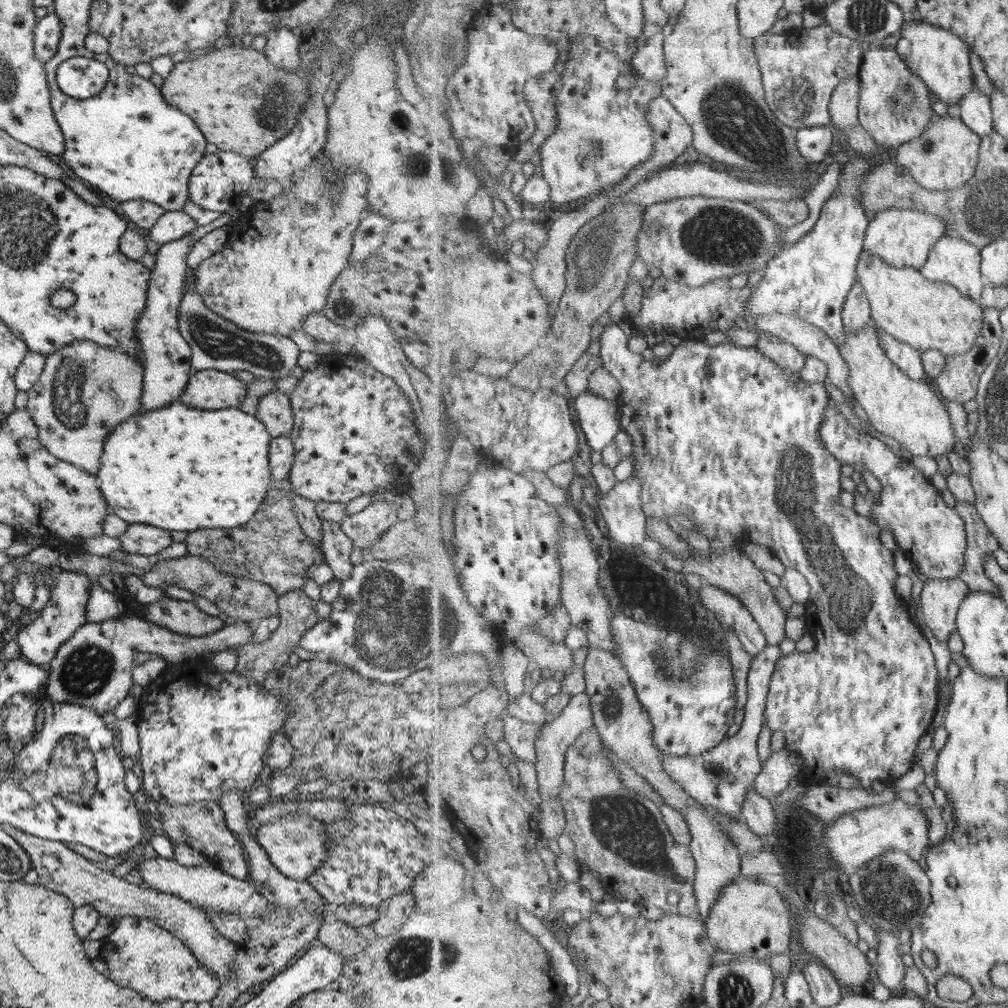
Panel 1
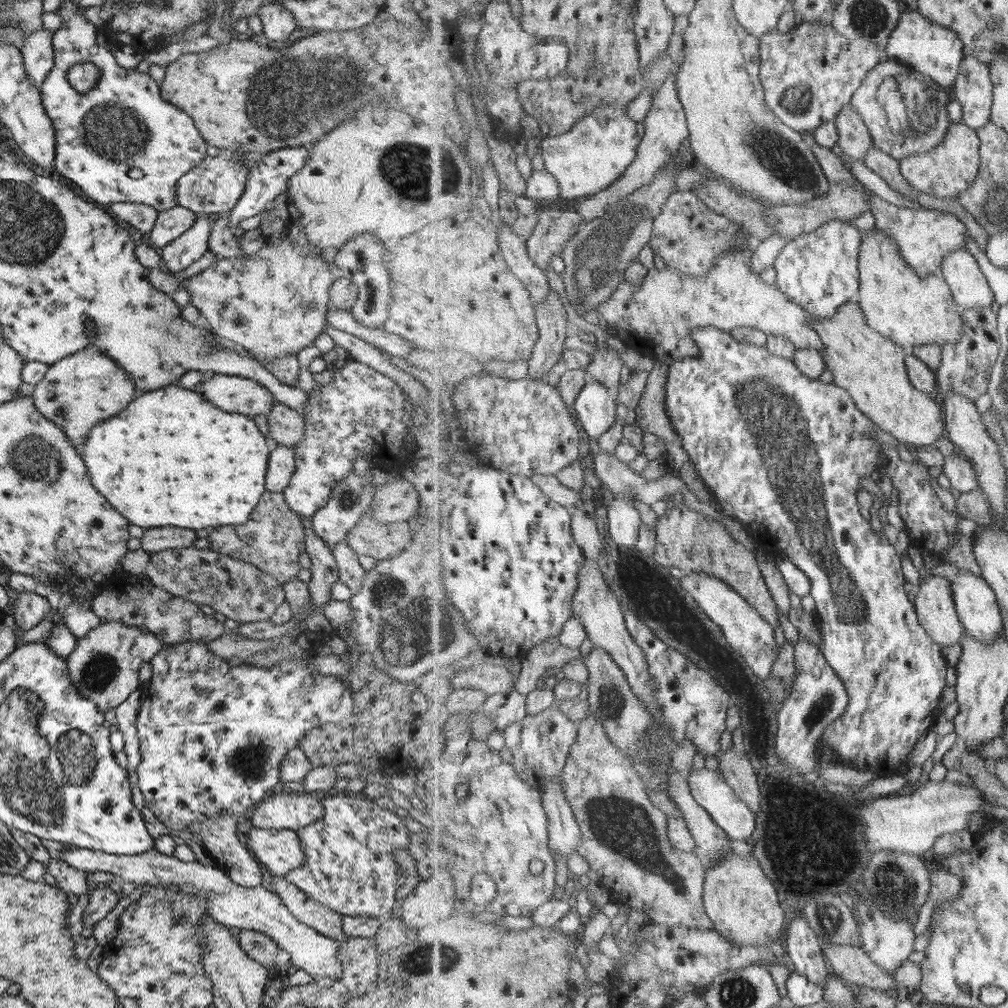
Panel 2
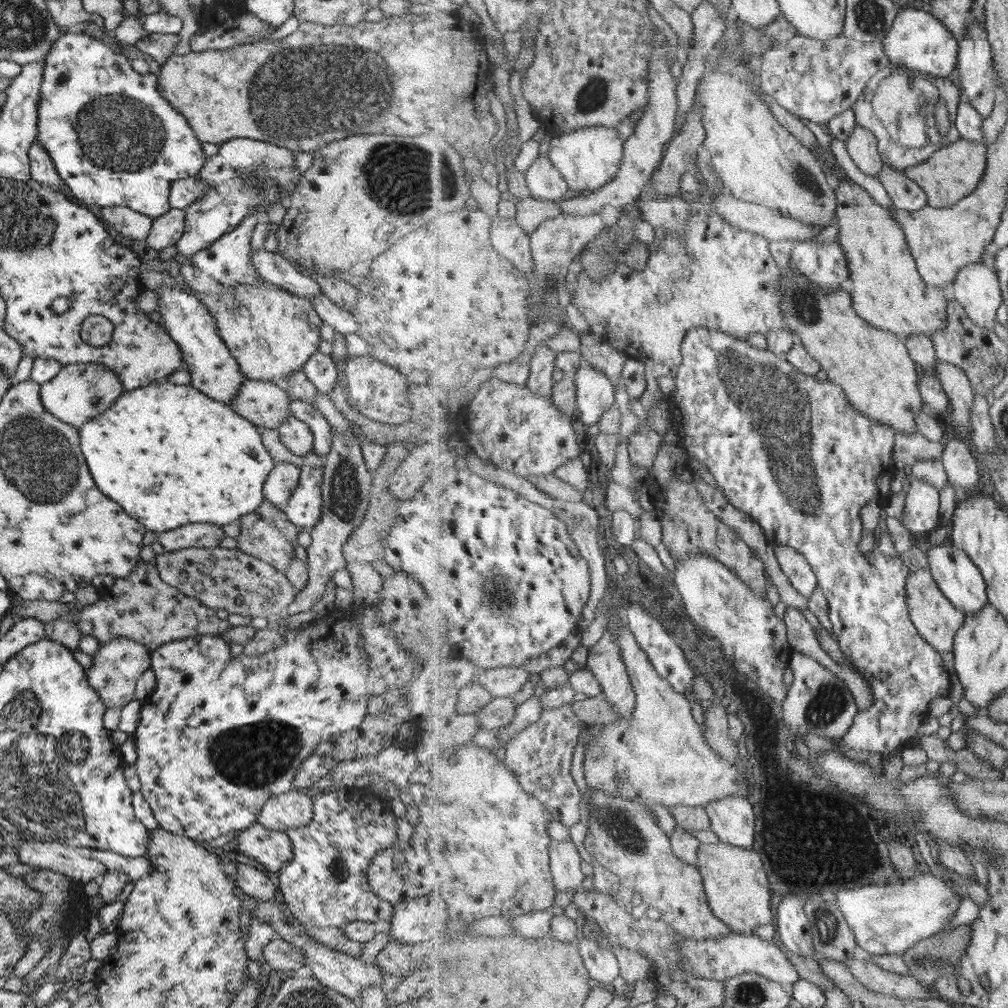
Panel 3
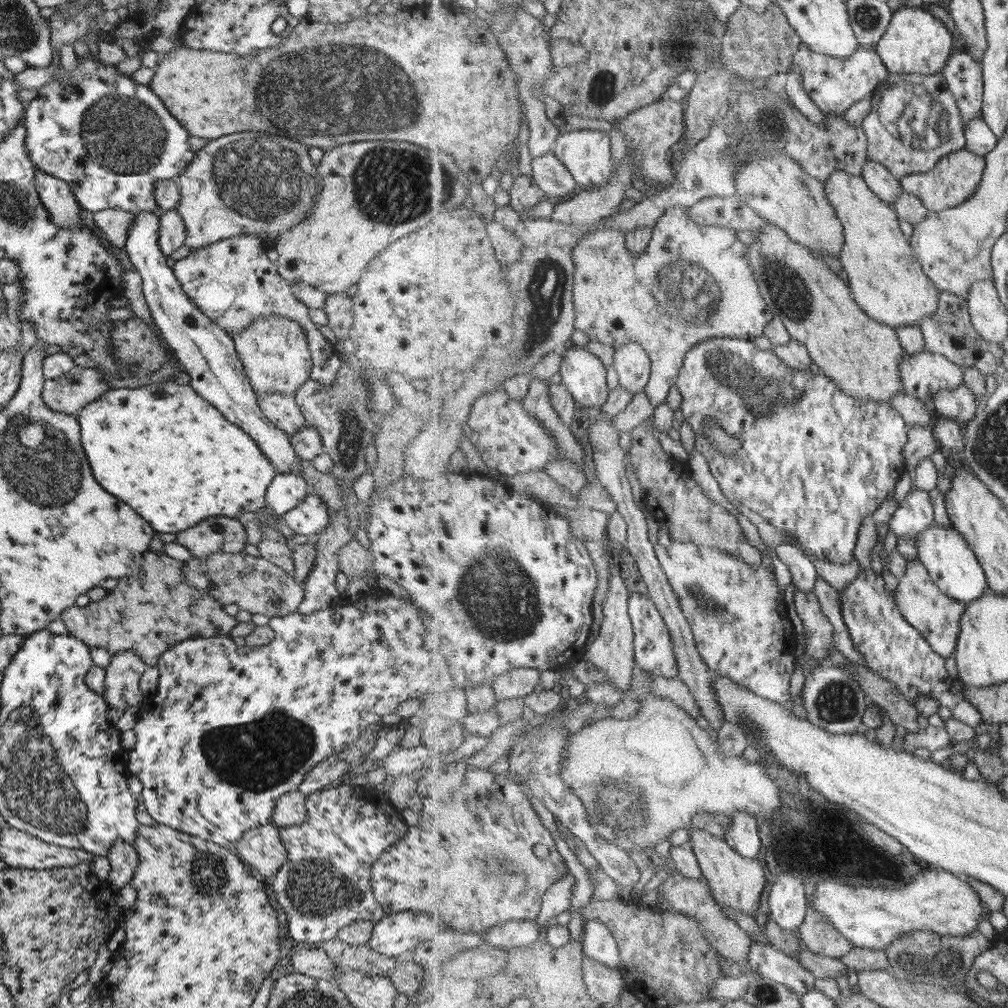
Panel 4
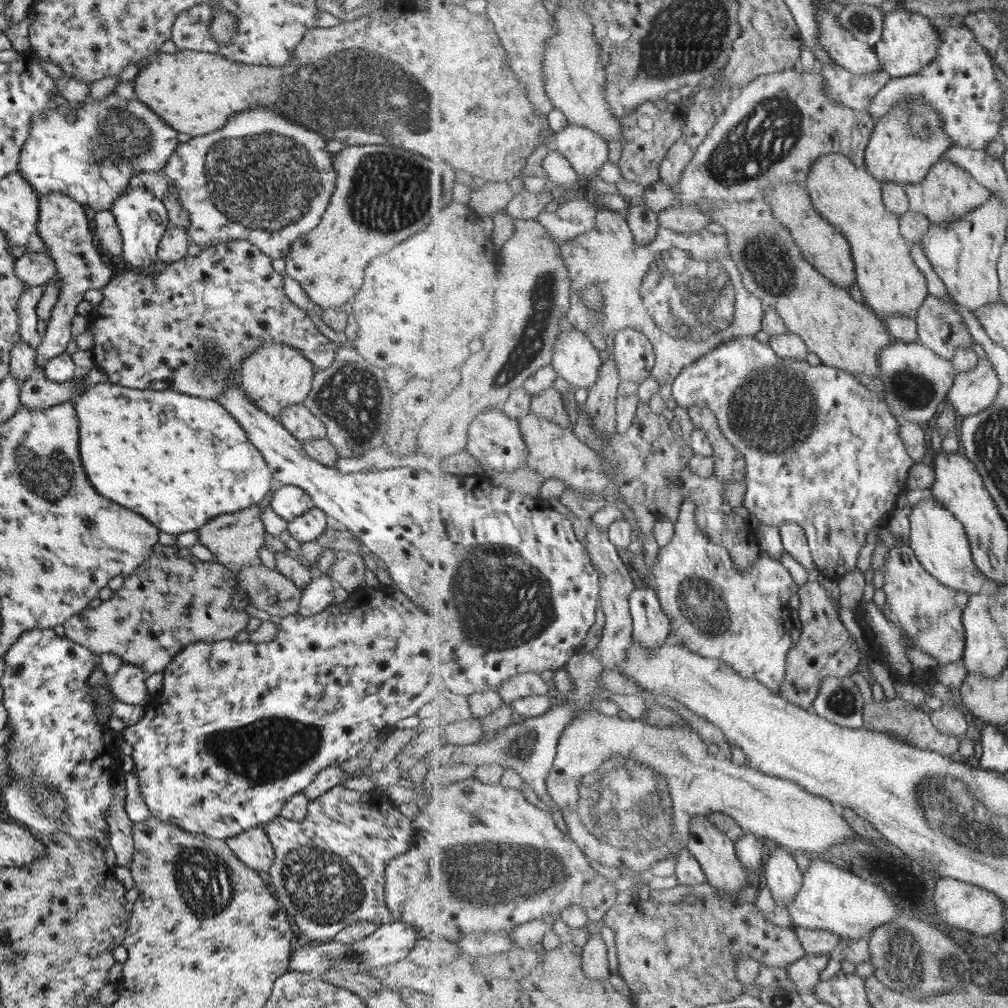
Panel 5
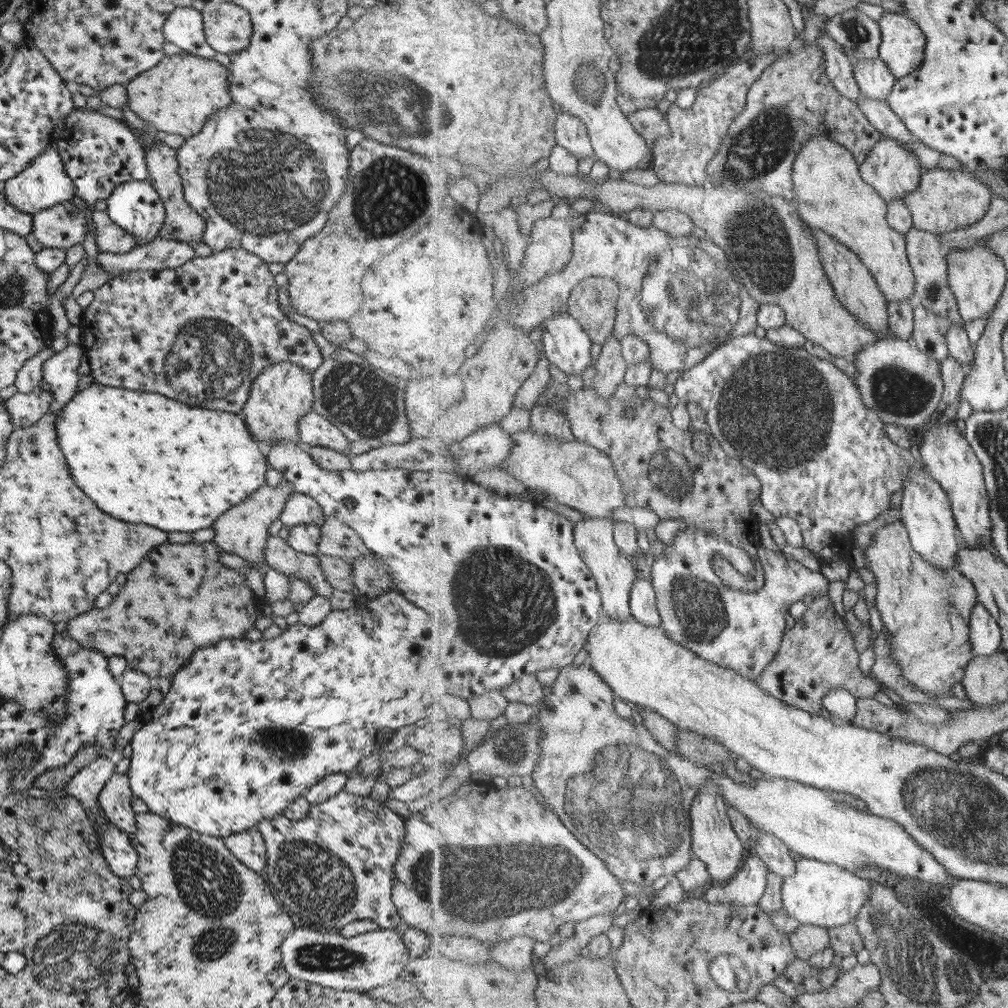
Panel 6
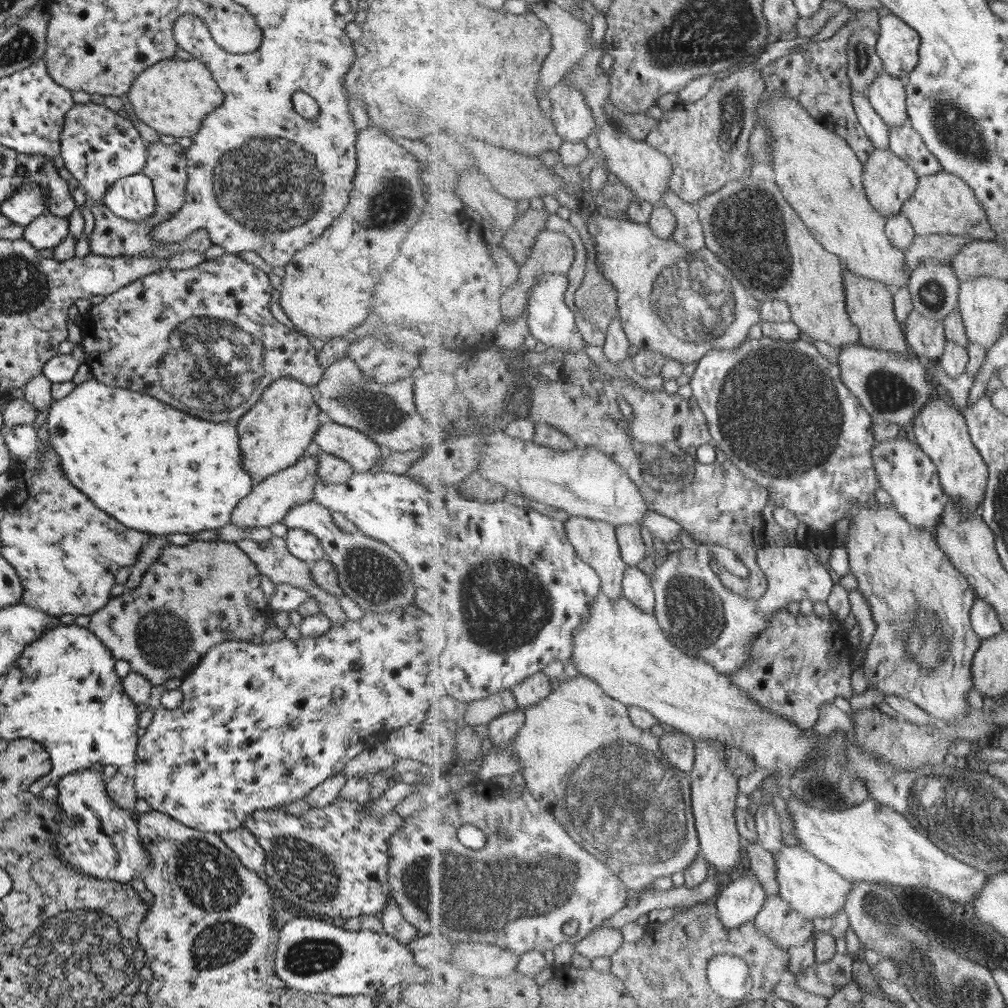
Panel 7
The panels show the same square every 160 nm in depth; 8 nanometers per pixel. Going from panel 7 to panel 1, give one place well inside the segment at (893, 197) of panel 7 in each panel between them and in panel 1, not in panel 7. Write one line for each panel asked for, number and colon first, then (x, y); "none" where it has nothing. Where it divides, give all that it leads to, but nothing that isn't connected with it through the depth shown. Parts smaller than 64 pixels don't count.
1: (896, 107)
2: (905, 112)
3: (911, 117)
4: (909, 130)
5: (907, 142)
6: (894, 170)

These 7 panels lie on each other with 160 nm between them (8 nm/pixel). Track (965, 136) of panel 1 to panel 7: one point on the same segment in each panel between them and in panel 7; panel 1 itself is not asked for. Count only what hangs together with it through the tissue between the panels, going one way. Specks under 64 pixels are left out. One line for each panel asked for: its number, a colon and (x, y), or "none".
2: (951, 168)
3: (954, 172)
4: (956, 177)
5: (948, 192)
6: (944, 202)
7: (944, 204)

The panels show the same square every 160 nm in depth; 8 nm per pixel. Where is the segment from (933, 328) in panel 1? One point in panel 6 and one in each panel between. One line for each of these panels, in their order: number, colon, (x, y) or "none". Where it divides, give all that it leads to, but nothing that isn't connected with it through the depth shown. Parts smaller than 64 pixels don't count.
2: (912, 310)
3: (889, 292)
4: (887, 280)
5: (849, 197)
6: (831, 195)

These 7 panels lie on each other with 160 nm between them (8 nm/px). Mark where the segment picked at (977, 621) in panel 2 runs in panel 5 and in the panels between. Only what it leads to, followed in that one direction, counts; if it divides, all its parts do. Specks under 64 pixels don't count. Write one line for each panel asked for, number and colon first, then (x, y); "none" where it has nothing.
3: (961, 580)
4: (952, 563)
5: (938, 537)

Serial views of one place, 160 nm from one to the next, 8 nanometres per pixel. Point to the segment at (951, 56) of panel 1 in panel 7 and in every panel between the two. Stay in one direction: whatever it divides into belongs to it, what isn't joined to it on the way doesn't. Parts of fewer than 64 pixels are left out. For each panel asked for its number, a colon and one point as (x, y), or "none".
2: (928, 48)
3: (918, 41)
4: (915, 42)
5: (910, 42)
6: (903, 47)
7: (898, 45)

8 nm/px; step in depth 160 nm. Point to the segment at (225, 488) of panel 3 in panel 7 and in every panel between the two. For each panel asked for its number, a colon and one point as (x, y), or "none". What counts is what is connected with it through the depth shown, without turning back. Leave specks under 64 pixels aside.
4: (162, 449)
5: (178, 460)
6: (141, 457)
7: (152, 468)

